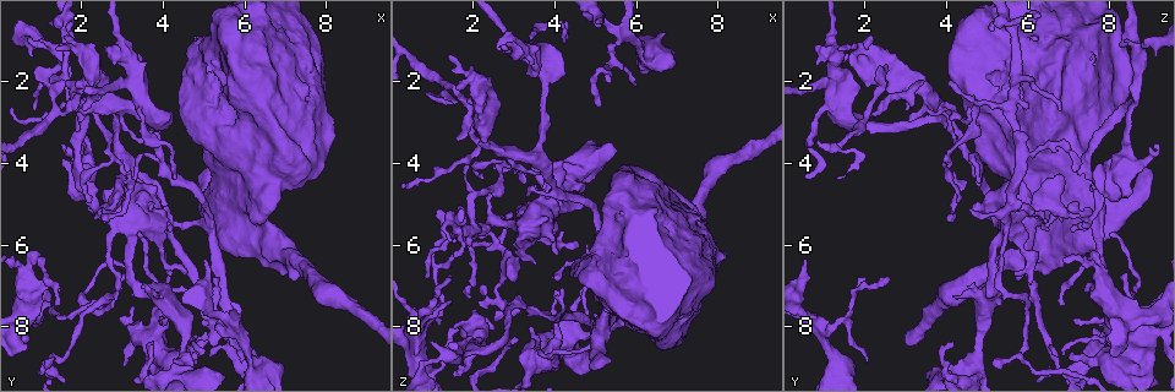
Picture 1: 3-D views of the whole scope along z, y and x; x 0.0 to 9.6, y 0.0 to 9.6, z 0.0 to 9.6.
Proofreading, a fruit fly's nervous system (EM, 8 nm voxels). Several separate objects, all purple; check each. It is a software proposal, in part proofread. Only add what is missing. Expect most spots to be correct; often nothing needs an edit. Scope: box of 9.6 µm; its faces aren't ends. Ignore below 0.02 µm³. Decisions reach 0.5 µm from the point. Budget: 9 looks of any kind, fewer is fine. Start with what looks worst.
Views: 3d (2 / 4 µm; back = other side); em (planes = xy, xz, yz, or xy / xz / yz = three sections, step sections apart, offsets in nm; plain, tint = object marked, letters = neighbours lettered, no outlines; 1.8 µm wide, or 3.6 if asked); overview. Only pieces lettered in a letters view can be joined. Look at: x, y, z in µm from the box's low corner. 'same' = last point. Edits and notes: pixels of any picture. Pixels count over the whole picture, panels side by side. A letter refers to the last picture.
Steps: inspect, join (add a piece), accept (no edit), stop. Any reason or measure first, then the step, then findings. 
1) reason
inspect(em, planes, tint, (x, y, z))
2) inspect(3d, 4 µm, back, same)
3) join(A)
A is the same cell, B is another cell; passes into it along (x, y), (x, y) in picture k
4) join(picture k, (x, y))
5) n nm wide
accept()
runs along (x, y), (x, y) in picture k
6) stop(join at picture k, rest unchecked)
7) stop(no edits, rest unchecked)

a narrow waist
inspect(3d, 4 µm, (4.40, 9.20, 4.25))

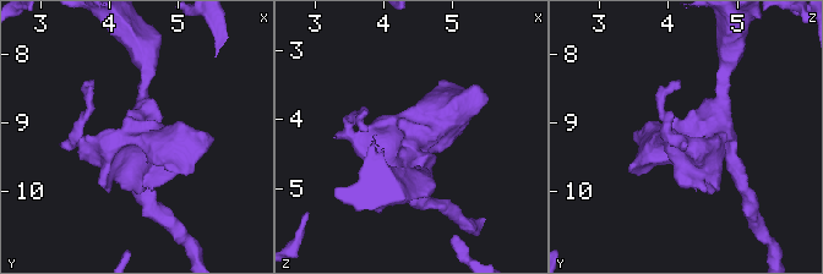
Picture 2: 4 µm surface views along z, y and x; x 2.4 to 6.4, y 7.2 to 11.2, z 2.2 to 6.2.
inspect(em, planes, letters, (4.40, 9.10, 4.30))

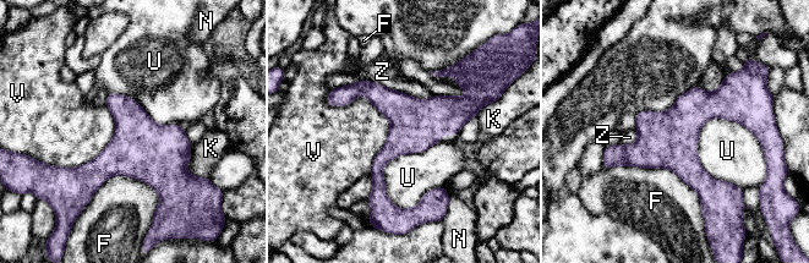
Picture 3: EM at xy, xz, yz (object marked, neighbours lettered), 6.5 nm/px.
accept()
F, K, N, U, V and Z are other cells; no lettered piece goes on from it

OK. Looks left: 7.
an open end
inspect(em, planes, plain, (1.40, 7.10, 7.30))

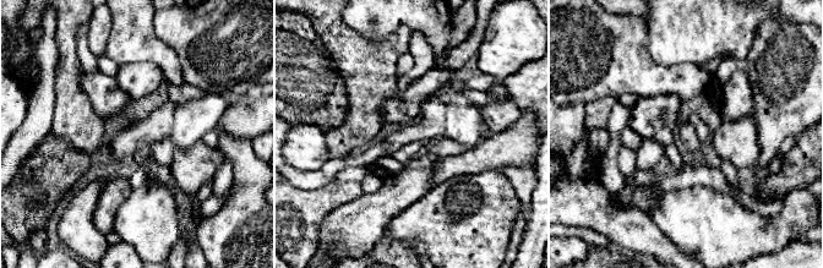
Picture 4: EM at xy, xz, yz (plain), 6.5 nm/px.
inspect(em, planes, letters, same)

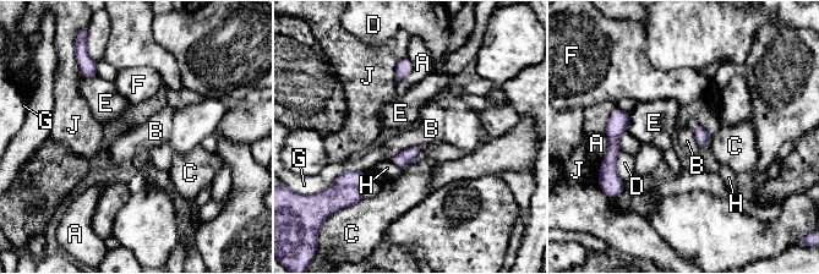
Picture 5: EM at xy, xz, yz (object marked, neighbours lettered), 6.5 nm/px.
accept()
A, B, C, D, E, F, G, H and J are other cells; border along (419, 146), (404, 148), (391, 160) in picture 5; no lettered piece goes on from it

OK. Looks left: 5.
looks like a crossing
inspect(3d, 4 µm, (5.65, 8.10, 0.90))

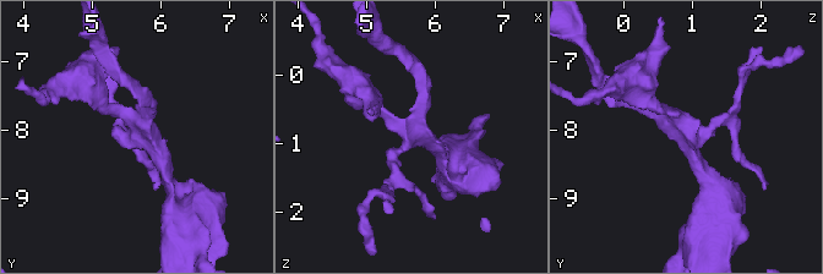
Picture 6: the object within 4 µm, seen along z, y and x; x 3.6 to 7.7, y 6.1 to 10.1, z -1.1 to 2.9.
4 arms; need the tissue
inspect(em, planes, tint, (5.70, 8.05, 0.90))

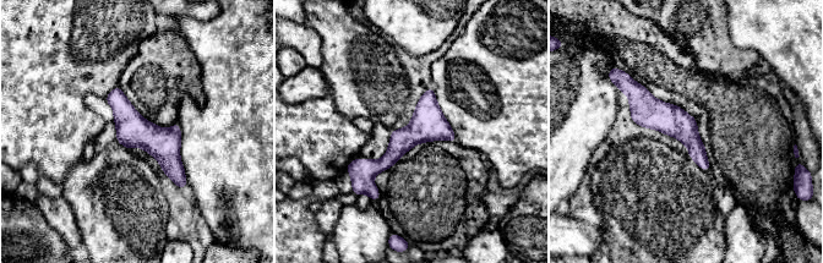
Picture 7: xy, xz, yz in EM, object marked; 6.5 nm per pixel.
what lies round it
inspect(em, planes, letters, same)

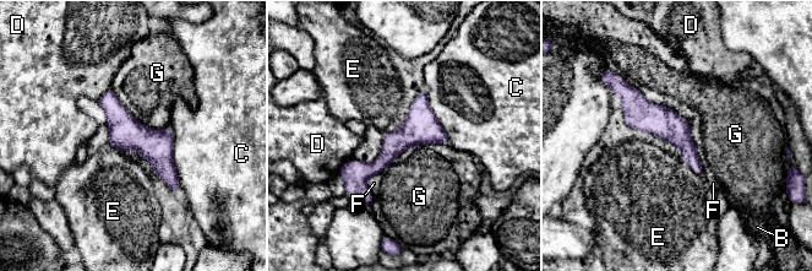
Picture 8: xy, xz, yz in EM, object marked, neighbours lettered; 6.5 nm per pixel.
G touches over 500 nm
accept()
B, C, D, E, F and G are other cells; no lettered piece goes on from it

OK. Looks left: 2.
touches itself
inspect(em, planes, tint, (4.85, 8.60, 6.95))

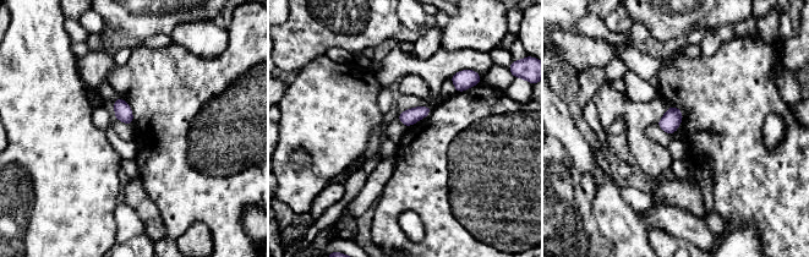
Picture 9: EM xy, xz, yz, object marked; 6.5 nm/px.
what lies round it
inspect(em, planes, letters, same)

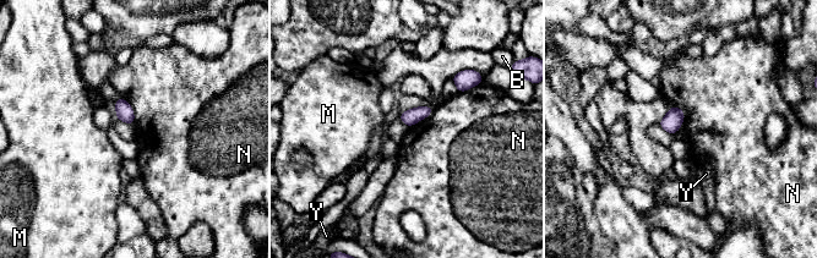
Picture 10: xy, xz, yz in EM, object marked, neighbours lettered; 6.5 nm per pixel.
N touches over 220 nm
accept()
B, M, N and Y are other cells; no lettered piece goes on from it

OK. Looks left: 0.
stop(no edits, rest unchecked)

